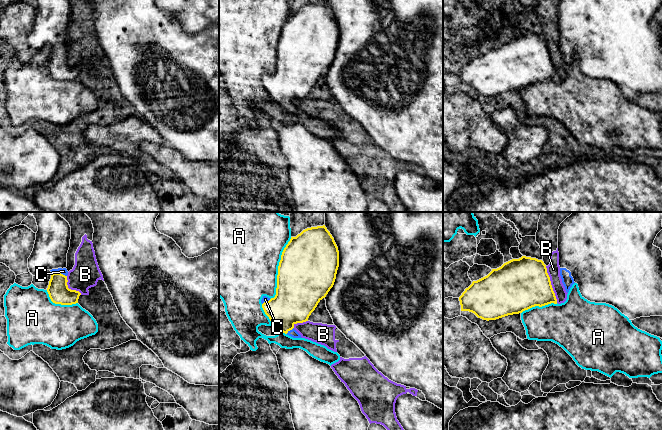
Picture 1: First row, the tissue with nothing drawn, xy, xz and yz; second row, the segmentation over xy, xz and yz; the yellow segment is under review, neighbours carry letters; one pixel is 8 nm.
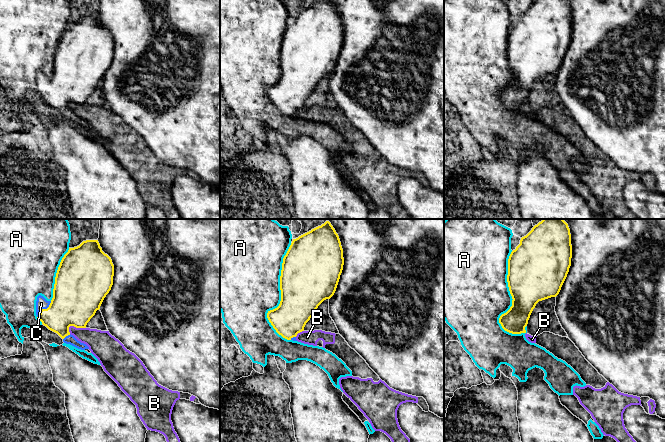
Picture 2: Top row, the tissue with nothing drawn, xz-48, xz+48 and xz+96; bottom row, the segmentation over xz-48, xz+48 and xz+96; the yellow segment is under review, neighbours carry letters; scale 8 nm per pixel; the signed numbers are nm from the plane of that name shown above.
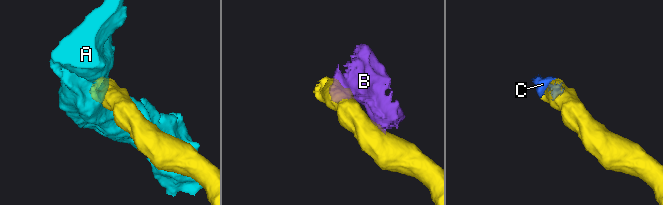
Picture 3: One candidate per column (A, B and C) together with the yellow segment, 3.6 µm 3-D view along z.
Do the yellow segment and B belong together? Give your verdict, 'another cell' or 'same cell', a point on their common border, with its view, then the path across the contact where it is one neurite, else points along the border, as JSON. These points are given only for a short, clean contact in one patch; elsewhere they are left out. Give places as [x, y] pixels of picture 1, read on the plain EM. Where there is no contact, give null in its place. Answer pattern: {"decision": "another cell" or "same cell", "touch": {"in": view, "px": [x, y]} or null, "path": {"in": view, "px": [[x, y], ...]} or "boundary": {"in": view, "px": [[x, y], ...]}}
{"decision": "another cell", "touch": {"in": "yz", "px": [550, 60]}, "boundary": {"in": "yz", "px": [[545, 42], [557, 78]]}}

